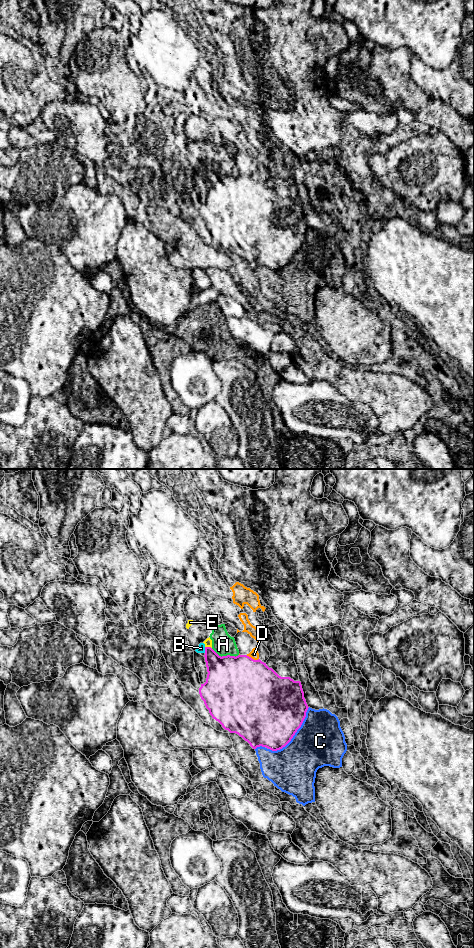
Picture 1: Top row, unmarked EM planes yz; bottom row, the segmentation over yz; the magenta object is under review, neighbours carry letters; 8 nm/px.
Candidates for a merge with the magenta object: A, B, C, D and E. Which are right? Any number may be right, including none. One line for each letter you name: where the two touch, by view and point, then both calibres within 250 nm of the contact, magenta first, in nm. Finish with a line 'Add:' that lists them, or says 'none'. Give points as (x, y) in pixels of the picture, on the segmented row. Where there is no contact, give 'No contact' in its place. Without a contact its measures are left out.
Add: none

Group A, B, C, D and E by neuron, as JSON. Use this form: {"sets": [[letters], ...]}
{"sets": [["A", "B", "E"], ["C"], ["D"]]}

